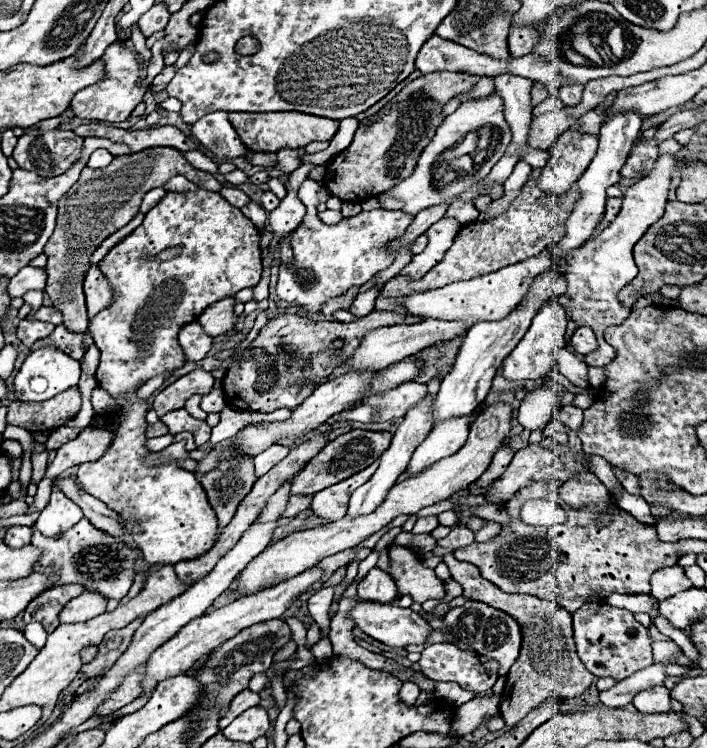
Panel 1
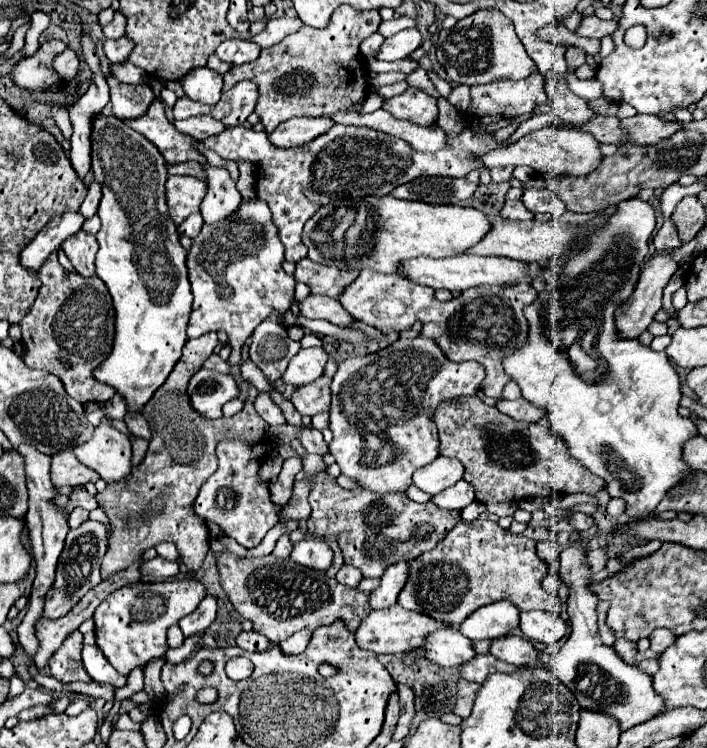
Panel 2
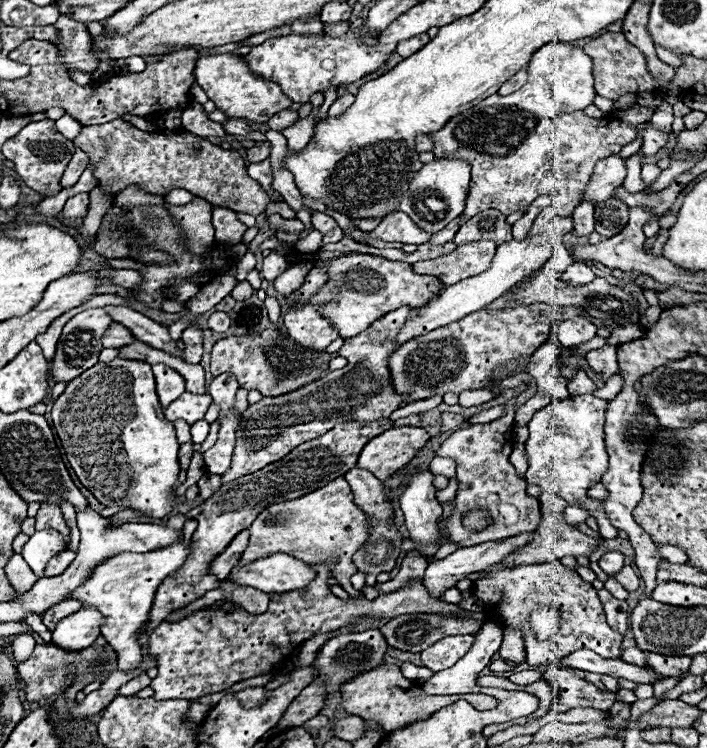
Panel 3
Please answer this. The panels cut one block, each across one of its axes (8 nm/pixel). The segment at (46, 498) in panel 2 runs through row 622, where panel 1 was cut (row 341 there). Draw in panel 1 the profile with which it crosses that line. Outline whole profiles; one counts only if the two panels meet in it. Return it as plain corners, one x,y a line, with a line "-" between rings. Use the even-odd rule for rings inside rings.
20,320
18,328
16,328
16,336
20,338
20,342
24,346
32,346
36,340
46,338
48,334
52,334
54,324
50,322
28,322
28,320

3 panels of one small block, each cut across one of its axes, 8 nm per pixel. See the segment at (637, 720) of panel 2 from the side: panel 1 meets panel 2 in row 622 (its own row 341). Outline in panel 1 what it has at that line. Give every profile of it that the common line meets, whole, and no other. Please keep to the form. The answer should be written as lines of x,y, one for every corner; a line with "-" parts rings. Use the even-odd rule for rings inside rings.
586,326
576,328
576,332
570,338
570,344
574,346
574,350
578,354
588,354
588,352
592,352
592,350
598,348
598,342
596,342
594,332
590,328
586,328

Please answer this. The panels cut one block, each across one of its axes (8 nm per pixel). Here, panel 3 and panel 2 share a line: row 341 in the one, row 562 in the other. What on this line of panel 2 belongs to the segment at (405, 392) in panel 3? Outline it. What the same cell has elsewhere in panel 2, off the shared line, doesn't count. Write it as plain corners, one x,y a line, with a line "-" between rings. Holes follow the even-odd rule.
462,520
434,550
410,560
408,584
400,592
398,604
452,626
460,626
474,610
496,600
510,600
522,612
540,608
560,616
560,600
542,588
546,574
548,564
536,554
534,540
516,536
492,520

